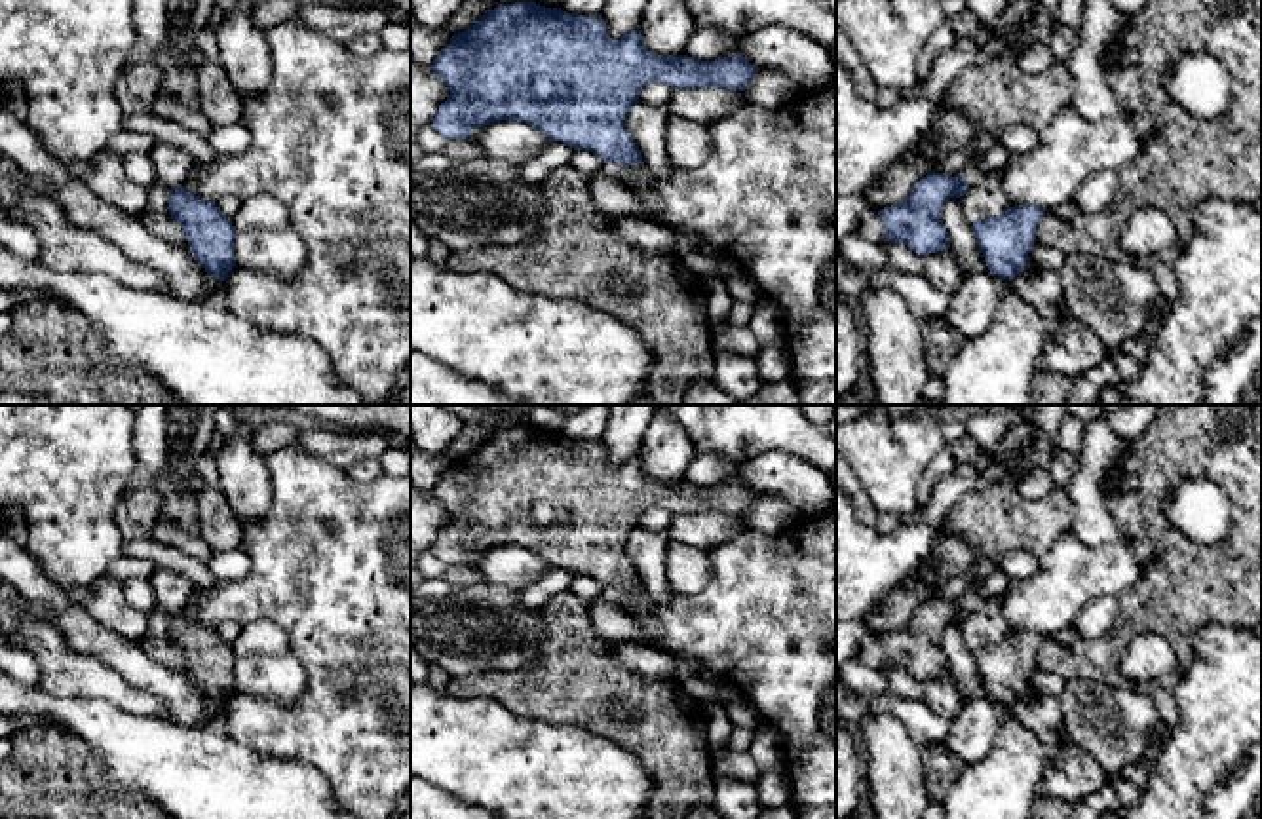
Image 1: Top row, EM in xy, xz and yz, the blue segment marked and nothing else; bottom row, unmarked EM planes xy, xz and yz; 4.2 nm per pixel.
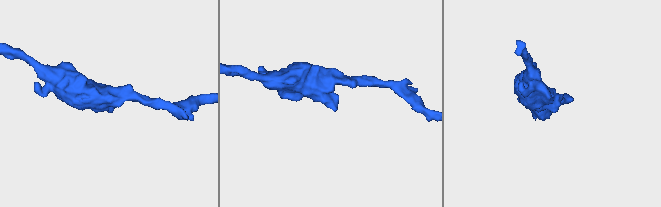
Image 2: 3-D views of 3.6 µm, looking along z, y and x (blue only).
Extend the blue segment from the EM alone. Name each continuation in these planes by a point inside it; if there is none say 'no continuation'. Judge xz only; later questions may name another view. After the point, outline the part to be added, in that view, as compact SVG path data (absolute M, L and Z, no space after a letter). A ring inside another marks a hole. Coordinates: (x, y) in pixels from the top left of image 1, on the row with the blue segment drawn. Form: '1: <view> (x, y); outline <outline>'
no continuation

